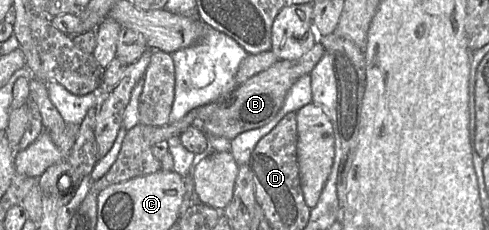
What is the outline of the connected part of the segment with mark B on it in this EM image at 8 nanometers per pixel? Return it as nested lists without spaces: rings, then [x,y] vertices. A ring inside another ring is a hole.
[[[322,44],[315,45],[302,57],[295,60],[278,60],[268,69],[254,75],[238,85],[229,95],[221,99],[219,109],[200,128],[205,134],[234,139],[242,132],[260,128],[270,122],[282,108],[293,84],[303,75],[310,74],[326,50]]]

